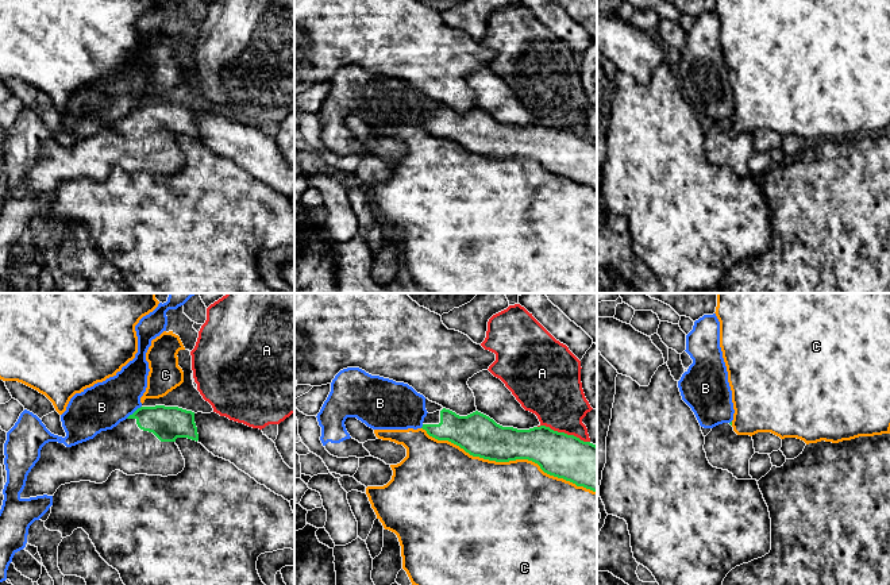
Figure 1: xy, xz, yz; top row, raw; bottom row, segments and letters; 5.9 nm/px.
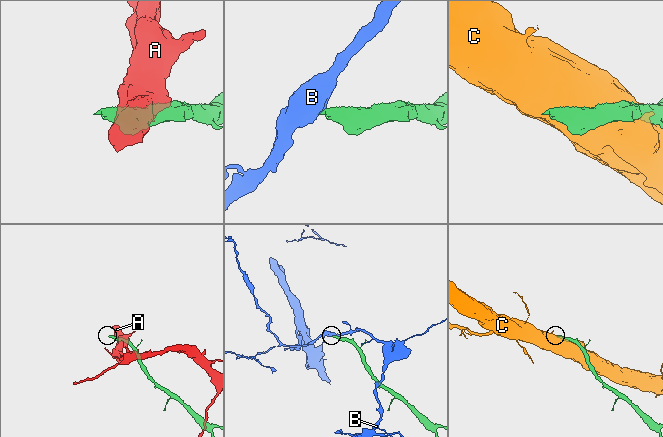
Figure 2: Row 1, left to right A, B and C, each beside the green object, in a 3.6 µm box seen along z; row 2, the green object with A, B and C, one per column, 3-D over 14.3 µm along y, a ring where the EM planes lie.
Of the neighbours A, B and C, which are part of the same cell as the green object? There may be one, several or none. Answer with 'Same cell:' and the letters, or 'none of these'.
Same cell: none of these

